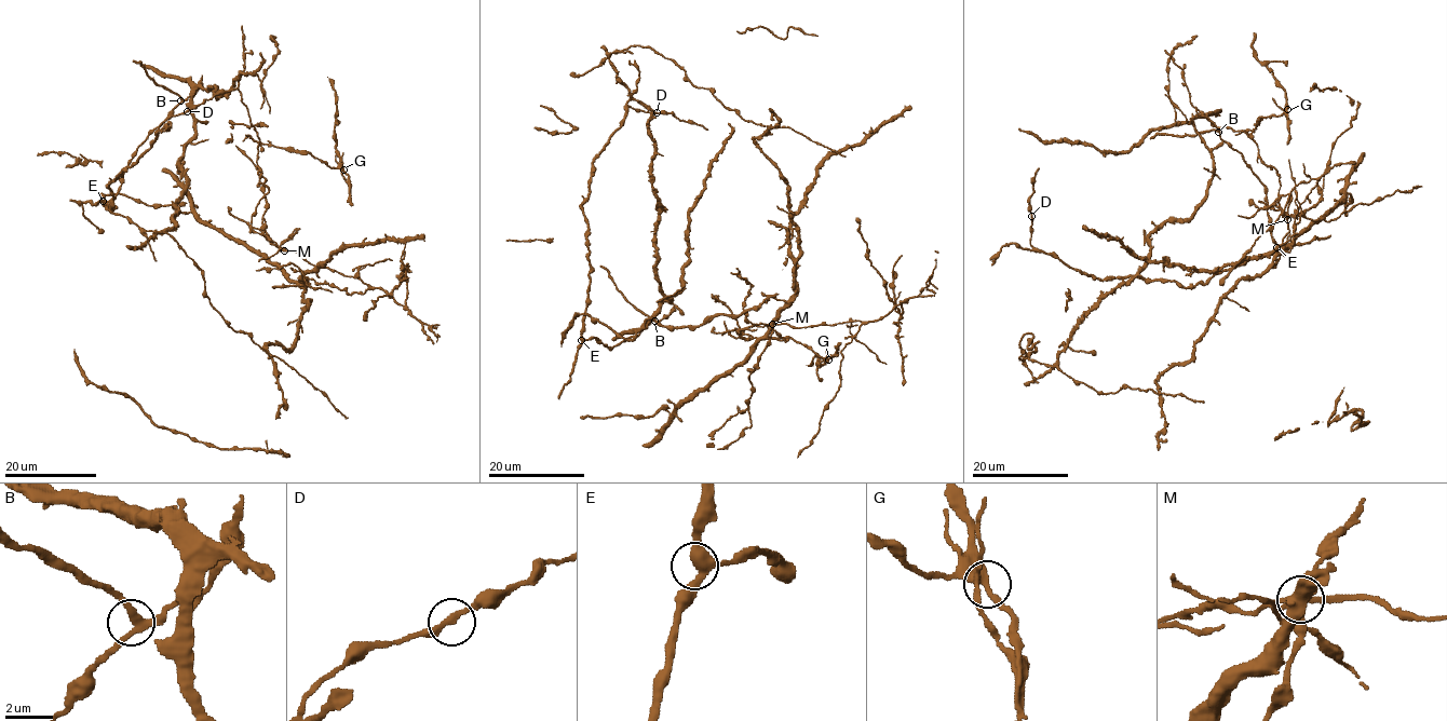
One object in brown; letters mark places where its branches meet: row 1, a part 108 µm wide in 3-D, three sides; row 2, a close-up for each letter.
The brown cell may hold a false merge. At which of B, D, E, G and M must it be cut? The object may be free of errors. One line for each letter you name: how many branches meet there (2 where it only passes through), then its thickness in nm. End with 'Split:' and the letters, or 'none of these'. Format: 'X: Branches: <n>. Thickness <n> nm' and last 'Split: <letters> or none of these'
M: Branches: 4. Thickness 220 nm
Split: M

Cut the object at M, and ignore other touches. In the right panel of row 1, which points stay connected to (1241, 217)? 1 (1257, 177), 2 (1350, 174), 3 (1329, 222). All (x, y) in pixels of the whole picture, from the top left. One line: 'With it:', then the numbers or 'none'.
With it: 3

